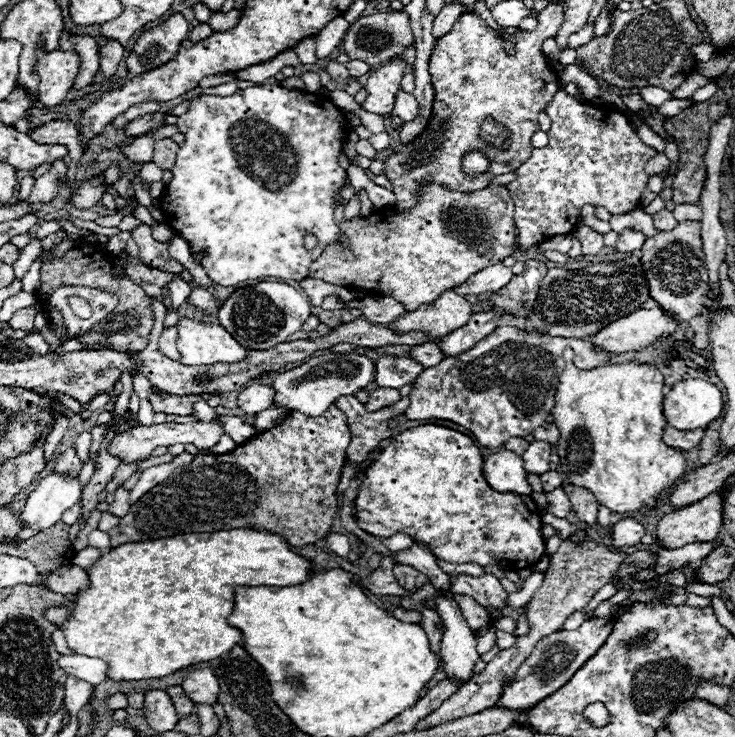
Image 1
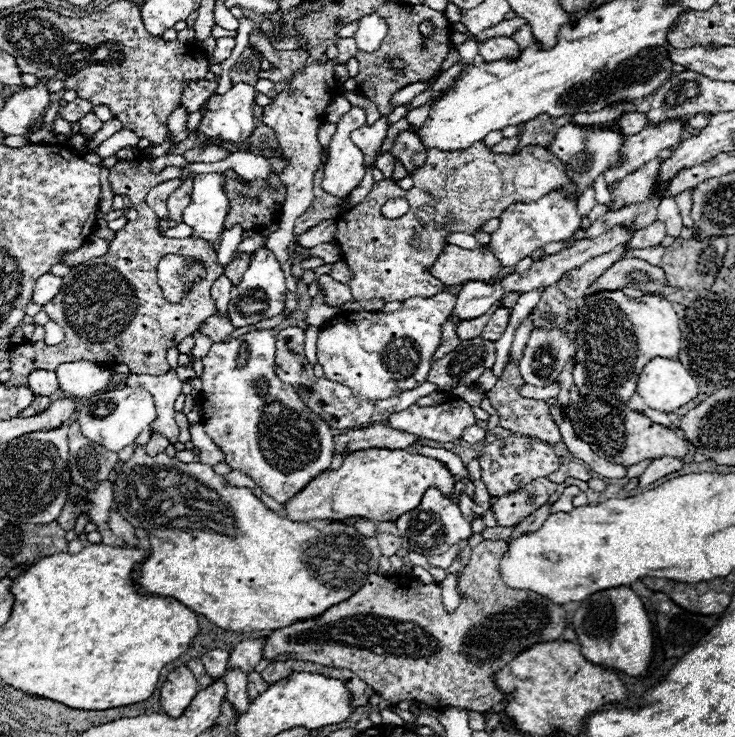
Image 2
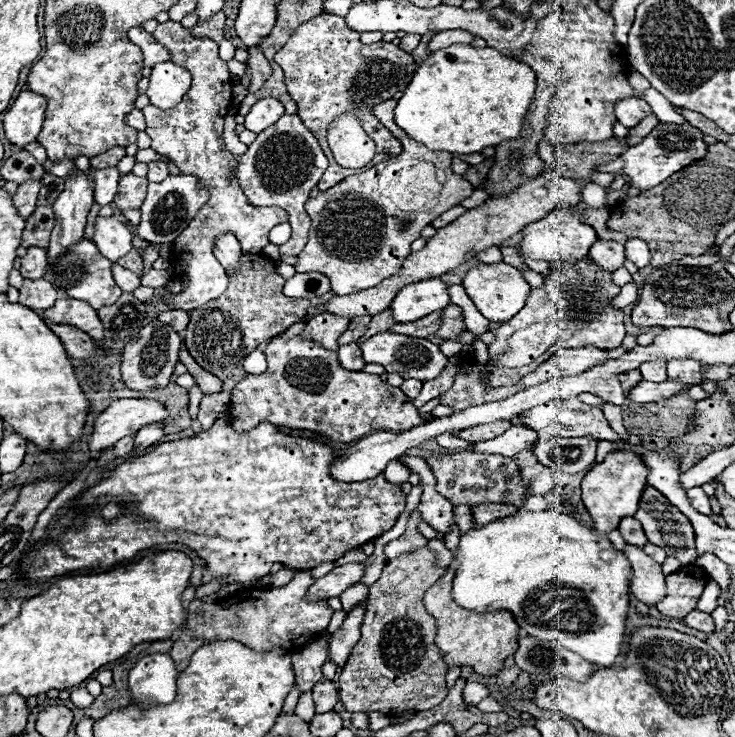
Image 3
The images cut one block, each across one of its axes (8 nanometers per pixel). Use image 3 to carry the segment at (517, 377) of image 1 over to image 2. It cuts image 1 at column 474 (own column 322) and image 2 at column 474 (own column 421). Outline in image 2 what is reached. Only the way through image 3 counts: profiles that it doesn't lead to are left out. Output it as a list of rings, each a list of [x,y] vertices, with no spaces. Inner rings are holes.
[[[448,400],[438,406],[414,404],[388,418],[388,424],[396,430],[438,442],[452,442],[460,438],[462,432],[476,422],[472,406],[464,400]]]

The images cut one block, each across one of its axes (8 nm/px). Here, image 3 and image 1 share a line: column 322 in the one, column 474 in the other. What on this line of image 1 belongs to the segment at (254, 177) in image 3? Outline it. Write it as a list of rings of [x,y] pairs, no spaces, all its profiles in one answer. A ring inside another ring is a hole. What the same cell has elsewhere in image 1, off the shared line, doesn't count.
[[[470,152],[464,156],[462,160],[462,168],[466,174],[478,174],[478,172],[484,172],[488,168],[488,158],[482,154],[482,152]]]

